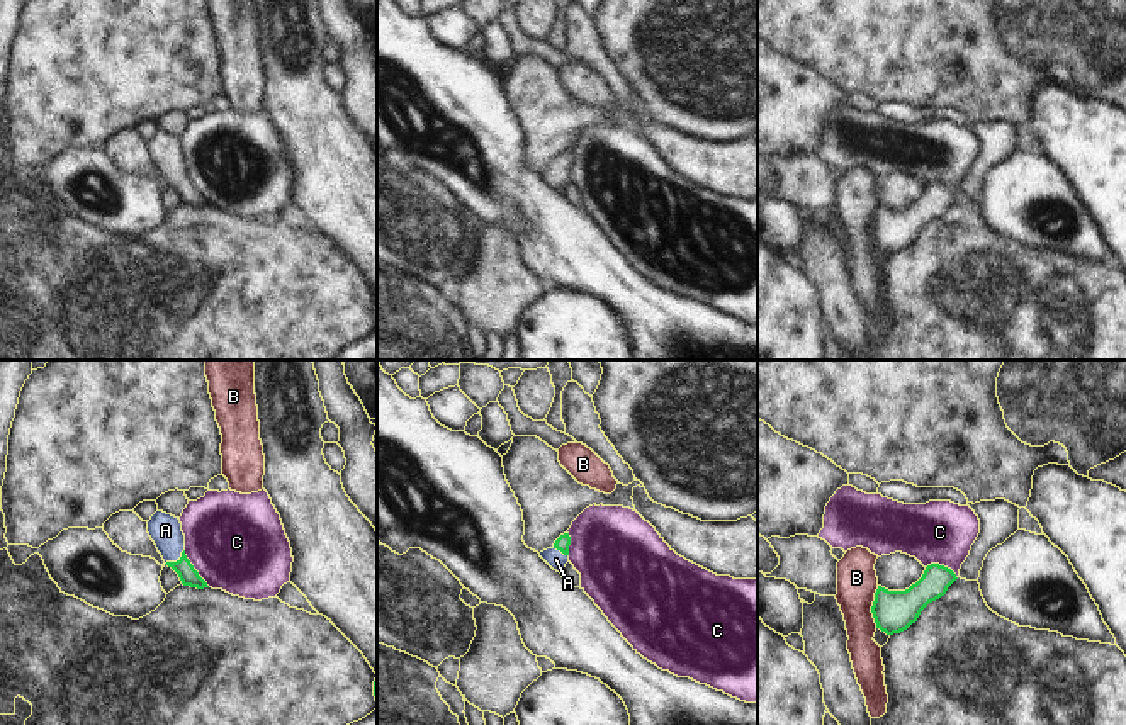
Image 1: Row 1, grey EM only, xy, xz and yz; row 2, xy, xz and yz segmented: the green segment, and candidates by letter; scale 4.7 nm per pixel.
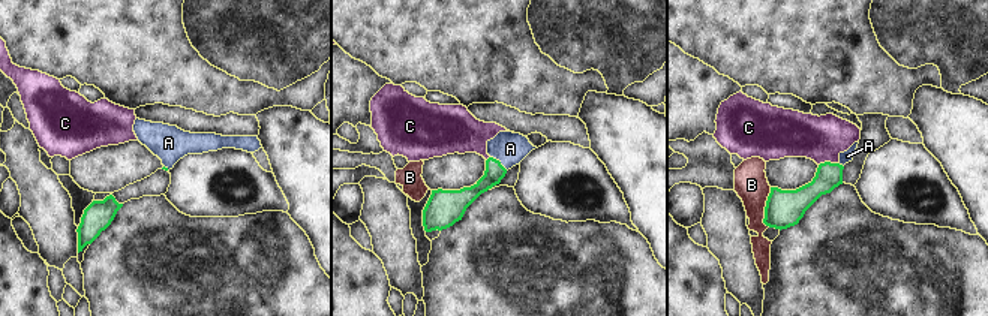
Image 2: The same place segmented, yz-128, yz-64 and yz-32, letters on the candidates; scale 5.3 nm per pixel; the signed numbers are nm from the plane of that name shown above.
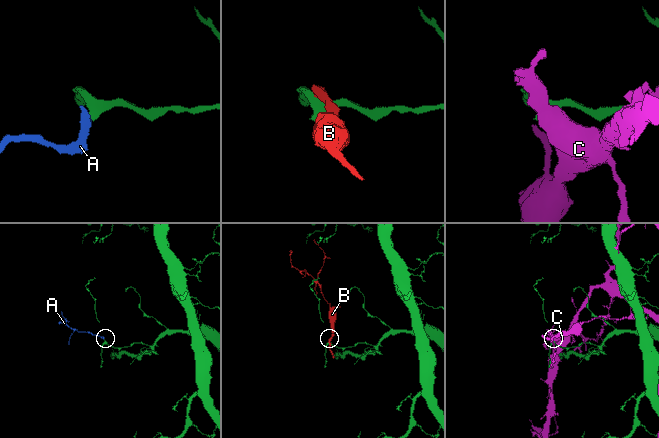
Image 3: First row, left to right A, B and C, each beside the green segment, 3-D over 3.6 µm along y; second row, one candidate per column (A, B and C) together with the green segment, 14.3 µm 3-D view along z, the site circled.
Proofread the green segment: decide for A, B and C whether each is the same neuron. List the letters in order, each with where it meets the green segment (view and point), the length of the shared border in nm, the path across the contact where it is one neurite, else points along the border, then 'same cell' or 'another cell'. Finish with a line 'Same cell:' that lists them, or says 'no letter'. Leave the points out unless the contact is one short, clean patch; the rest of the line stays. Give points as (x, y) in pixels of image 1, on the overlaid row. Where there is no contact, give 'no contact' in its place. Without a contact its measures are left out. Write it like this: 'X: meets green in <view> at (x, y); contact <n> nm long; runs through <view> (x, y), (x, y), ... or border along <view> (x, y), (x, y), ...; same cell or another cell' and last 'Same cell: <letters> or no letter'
A: meets green in xy at (177, 561); contact 120 nm long; runs through xy (189, 576), (177, 561), (165, 530); same cell
B: meets green in yz at (872, 606); contact 200 nm long; border along yz (878, 586), (872, 606), (875, 627); another cell
C: meets green in xy at (194, 569); contact 220 nm long; another cell
Same cell: A

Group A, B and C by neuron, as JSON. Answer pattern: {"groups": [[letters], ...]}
{"groups": [["A"], ["B"], ["C"]]}

